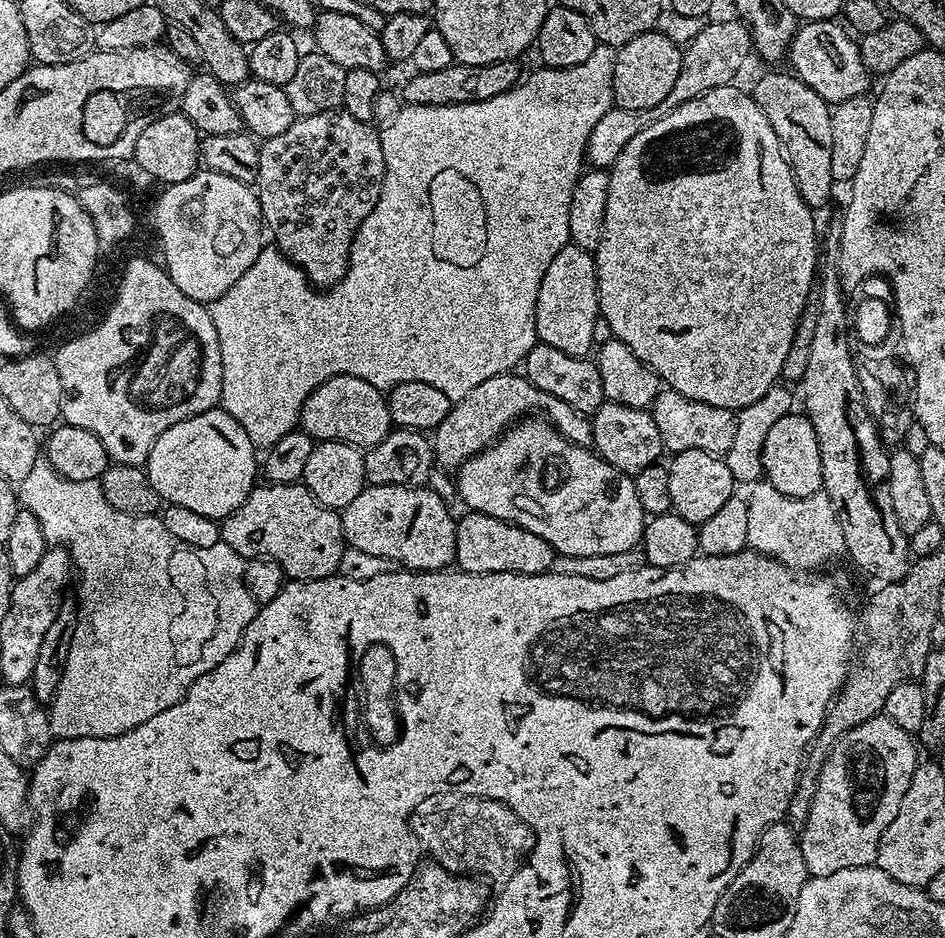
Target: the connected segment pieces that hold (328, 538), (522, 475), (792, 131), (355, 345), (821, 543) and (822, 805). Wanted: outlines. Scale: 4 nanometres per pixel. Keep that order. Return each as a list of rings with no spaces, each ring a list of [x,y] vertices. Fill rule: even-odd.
[[[261,483],[220,524],[220,538],[245,558],[278,562],[288,580],[321,580],[337,575],[346,547],[340,512],[322,506],[303,483]]]
[[[532,414],[516,421],[491,446],[461,464],[456,476],[456,492],[465,509],[490,514],[517,524],[538,538],[550,542],[553,553],[562,556],[622,554],[631,552],[643,541],[646,517],[638,502],[634,479],[596,455],[592,448],[574,446],[546,418]]]
[[[791,71],[768,72],[765,76],[760,76],[756,80],[756,85],[750,88],[750,95],[758,110],[766,114],[766,122],[774,130],[778,138],[781,150],[784,151],[786,162],[790,166],[790,174],[794,174],[794,182],[798,186],[798,194],[813,210],[819,210],[824,203],[832,196],[834,181],[830,174],[831,157],[831,135],[830,135],[830,106],[823,96],[819,96],[814,88],[806,86],[806,82],[800,80],[799,75]]]
[[[597,43],[594,54],[590,54],[590,58],[586,58],[584,64],[570,66],[569,68],[537,67],[537,72],[530,73],[525,80],[523,77],[513,88],[498,94],[498,98],[479,100],[473,104],[447,104],[446,106],[404,104],[401,107],[401,112],[380,132],[382,158],[384,159],[382,190],[378,194],[378,202],[374,206],[374,210],[370,210],[370,214],[366,214],[362,226],[356,231],[356,237],[352,239],[352,249],[348,255],[348,269],[344,277],[337,284],[333,284],[331,288],[321,290],[309,284],[307,274],[298,265],[290,263],[281,254],[279,248],[265,246],[261,248],[254,266],[250,266],[250,270],[246,270],[246,274],[242,274],[242,278],[238,278],[238,282],[234,282],[234,286],[230,286],[230,290],[226,290],[226,294],[222,294],[217,300],[212,301],[210,305],[212,321],[214,322],[214,330],[218,330],[218,346],[222,350],[222,394],[220,395],[219,407],[228,412],[230,418],[234,418],[238,422],[238,426],[242,426],[242,430],[246,430],[246,434],[250,434],[250,442],[257,450],[272,448],[274,442],[278,442],[278,438],[282,438],[287,432],[293,431],[300,423],[300,411],[306,402],[306,398],[310,398],[310,394],[322,382],[326,382],[335,376],[364,376],[366,372],[364,368],[488,368],[484,369],[487,375],[493,376],[494,374],[511,372],[523,361],[525,354],[538,342],[536,339],[536,303],[538,302],[538,286],[542,286],[542,274],[546,274],[550,262],[554,262],[554,254],[558,254],[558,250],[562,250],[570,242],[568,239],[570,234],[570,194],[574,194],[576,180],[586,164],[584,151],[586,150],[586,142],[590,138],[590,130],[594,130],[598,118],[602,118],[602,114],[606,114],[614,106],[612,87],[614,86],[616,54],[617,49],[612,48],[609,44]]]
[[[767,482],[751,485],[746,499],[750,510],[748,548],[770,556],[793,570],[820,570],[831,556],[844,552],[842,526],[838,514],[823,490],[806,498],[790,498],[778,494]]]
[[[881,714],[854,726],[828,749],[824,764],[819,765],[810,814],[798,832],[809,877],[875,865],[878,842],[882,842],[886,826],[898,815],[910,778],[914,778],[916,748],[913,733]]]

